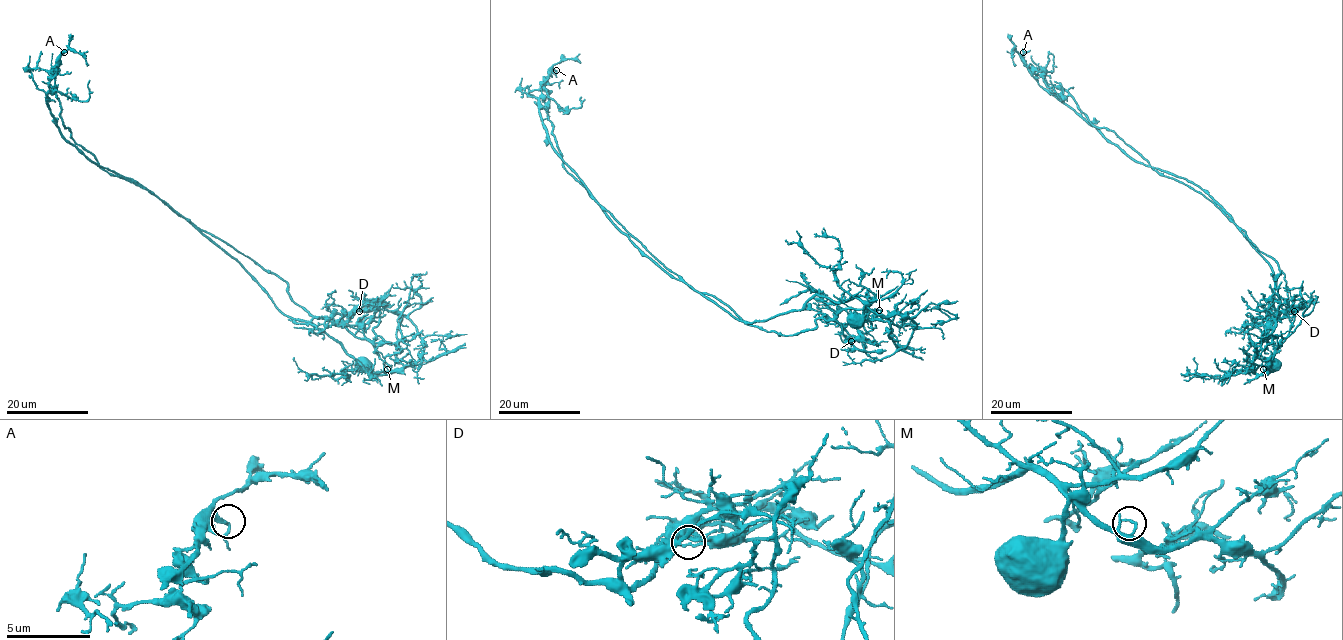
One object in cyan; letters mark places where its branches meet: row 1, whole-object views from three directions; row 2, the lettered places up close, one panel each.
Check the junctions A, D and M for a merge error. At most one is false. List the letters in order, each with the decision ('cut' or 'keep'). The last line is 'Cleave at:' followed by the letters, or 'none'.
A: keep
D: cut
M: keep
Cleave at: D

